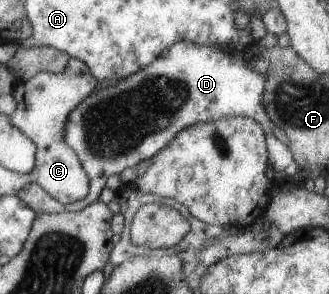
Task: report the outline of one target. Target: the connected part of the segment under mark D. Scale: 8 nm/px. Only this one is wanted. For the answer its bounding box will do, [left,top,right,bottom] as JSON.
[16,41,297,214]

